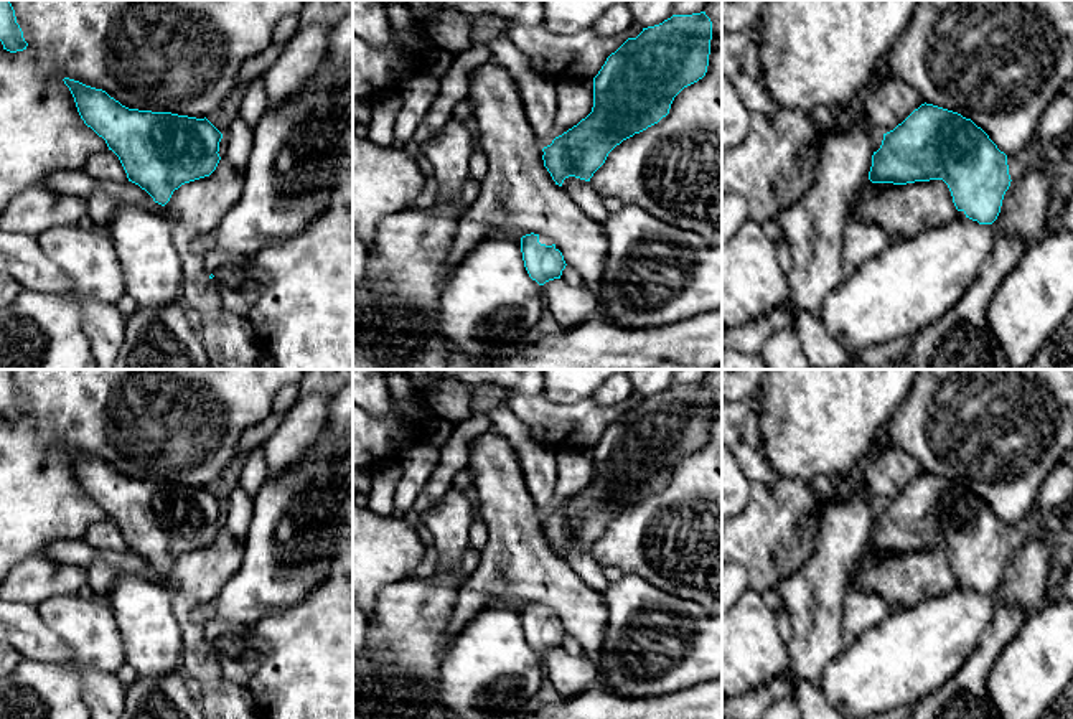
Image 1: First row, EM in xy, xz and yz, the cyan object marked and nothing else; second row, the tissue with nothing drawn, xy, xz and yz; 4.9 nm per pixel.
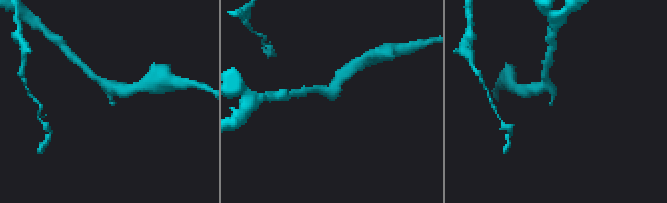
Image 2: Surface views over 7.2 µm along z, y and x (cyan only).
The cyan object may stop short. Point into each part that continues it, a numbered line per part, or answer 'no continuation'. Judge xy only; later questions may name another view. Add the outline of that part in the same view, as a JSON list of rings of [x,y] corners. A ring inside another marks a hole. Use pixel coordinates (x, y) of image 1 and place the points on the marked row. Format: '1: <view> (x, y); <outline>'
1: xy (229, 342); [[[176,223],[171,224],[171,239],[183,266],[183,300],[198,317],[211,369],[255,369],[262,350],[252,325],[247,317],[223,307],[221,287],[204,266],[214,233]]]

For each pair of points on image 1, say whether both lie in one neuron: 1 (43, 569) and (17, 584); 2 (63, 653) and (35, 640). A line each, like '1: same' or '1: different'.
1: same
2: same

